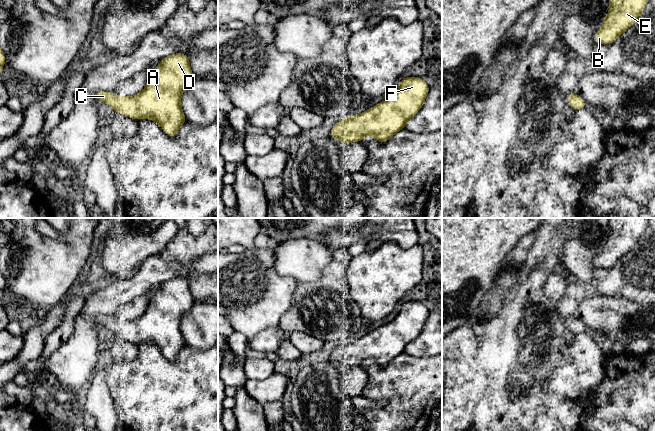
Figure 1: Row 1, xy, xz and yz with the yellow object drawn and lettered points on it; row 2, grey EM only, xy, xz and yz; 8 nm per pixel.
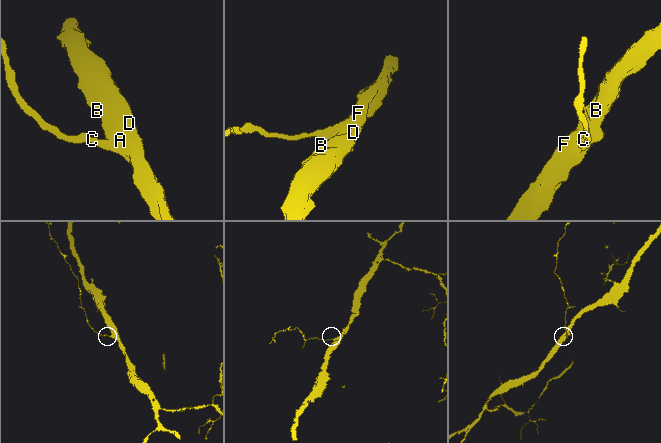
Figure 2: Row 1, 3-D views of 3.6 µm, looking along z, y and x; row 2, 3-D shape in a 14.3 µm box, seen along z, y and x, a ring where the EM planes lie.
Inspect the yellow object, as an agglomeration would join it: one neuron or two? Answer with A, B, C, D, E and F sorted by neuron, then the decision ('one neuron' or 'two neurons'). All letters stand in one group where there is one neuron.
A B C D E F; one neuron

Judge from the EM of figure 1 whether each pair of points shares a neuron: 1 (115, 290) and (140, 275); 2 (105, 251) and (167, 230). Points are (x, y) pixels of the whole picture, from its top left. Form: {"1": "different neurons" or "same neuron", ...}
{"1": "same neuron", "2": "same neuron"}

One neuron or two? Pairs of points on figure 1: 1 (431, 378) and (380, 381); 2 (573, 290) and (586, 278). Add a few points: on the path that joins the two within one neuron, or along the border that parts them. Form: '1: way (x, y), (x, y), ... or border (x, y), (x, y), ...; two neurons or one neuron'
1: way (418, 381), (393, 381); one neuron
2: border (569, 278), (589, 287); two neurons

